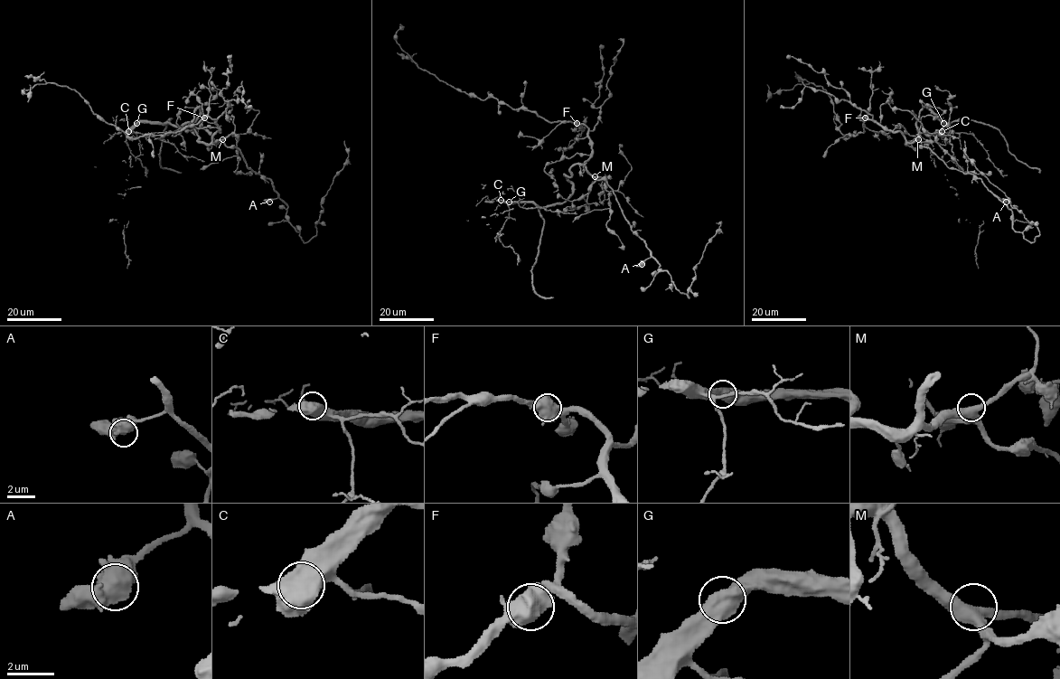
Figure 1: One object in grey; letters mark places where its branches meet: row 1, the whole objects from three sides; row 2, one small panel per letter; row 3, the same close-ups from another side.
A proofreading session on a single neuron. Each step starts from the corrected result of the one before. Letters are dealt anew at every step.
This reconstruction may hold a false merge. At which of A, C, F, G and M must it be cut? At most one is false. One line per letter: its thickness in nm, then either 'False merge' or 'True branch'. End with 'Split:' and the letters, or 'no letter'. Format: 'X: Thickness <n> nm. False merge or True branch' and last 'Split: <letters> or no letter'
A: Thickness 650 nm. True branch
C: Thickness 500 nm. True branch
F: Thickness 700 nm. True branch
G: Thickness 650 nm. True branch
M: Thickness 440 nm. True branch
Split: no letter

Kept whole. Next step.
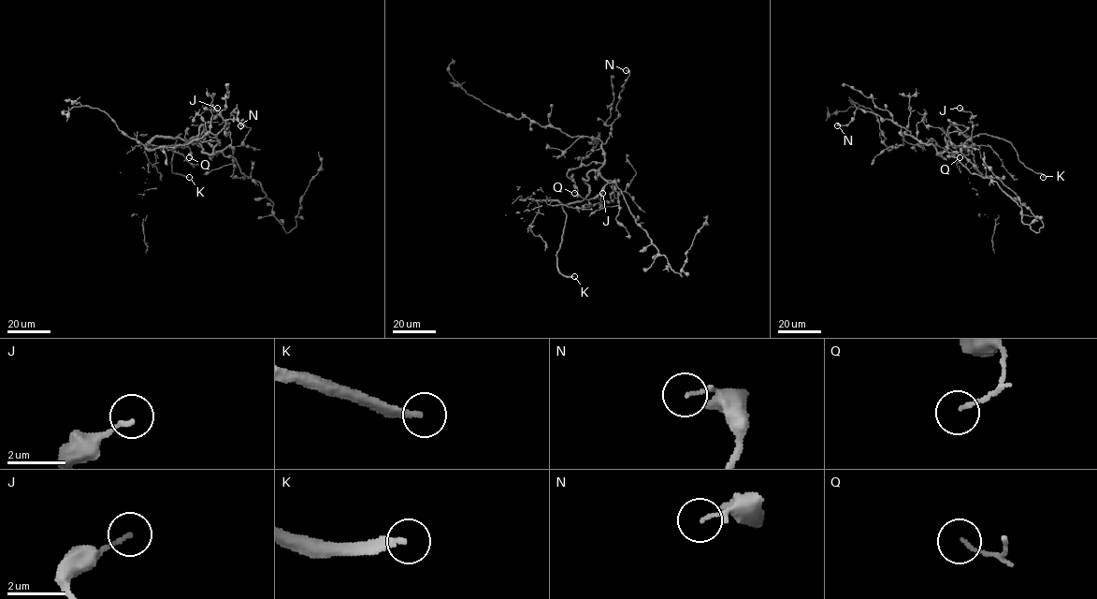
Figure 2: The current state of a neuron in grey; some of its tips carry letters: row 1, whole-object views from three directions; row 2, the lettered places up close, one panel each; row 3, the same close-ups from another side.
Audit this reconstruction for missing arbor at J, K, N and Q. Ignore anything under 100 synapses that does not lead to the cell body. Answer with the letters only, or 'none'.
K

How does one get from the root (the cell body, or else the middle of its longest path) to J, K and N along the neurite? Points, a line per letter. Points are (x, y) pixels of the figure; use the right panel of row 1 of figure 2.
J: (948, 153), (959, 153), (971, 137), (972, 114), (959, 108)
K: (948, 153), (937, 153), (955, 125), (970, 139), (987, 134), (1007, 140), (1017, 159), (1043, 177)
N: (948, 153), (939, 153), (931, 144), (919, 143), (903, 127), (860, 109), (856, 109), (847, 124), (837, 125)

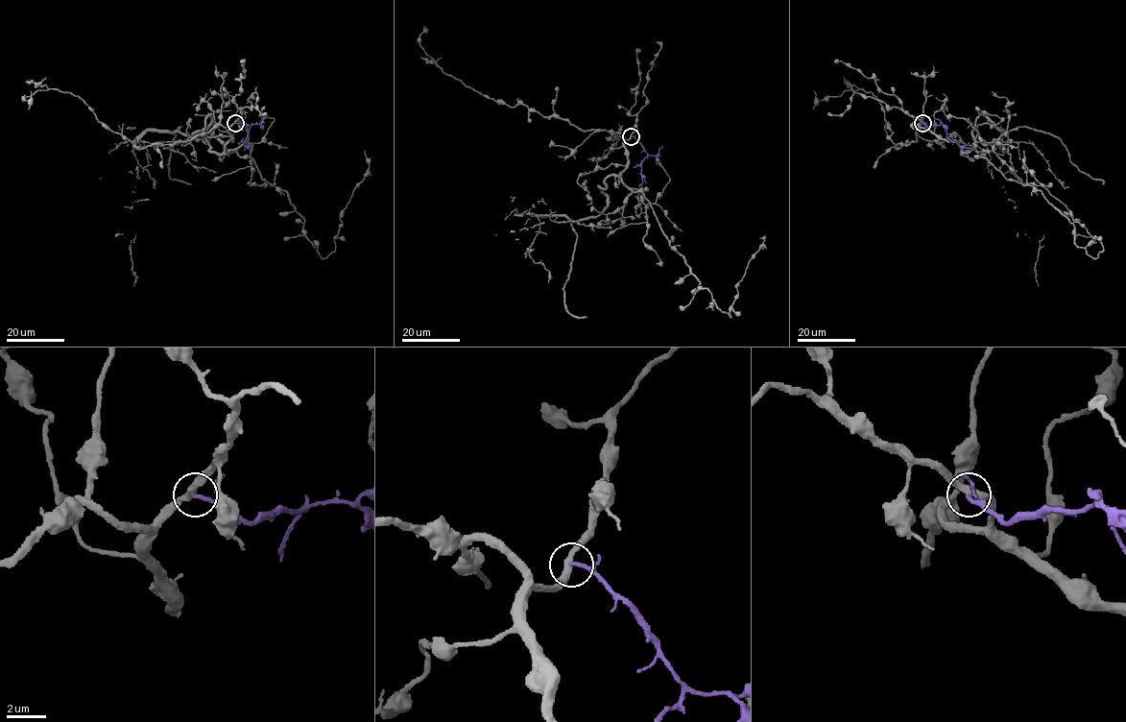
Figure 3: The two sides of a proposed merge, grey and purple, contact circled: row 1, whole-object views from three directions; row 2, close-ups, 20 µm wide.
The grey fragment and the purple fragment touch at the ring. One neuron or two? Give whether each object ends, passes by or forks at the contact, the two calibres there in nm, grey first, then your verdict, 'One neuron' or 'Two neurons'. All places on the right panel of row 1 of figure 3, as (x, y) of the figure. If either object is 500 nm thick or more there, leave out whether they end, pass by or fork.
At the ring grey passes by. At the ring purple ends. Thickness 360 nm (grey) against 200 nm. Two neurons

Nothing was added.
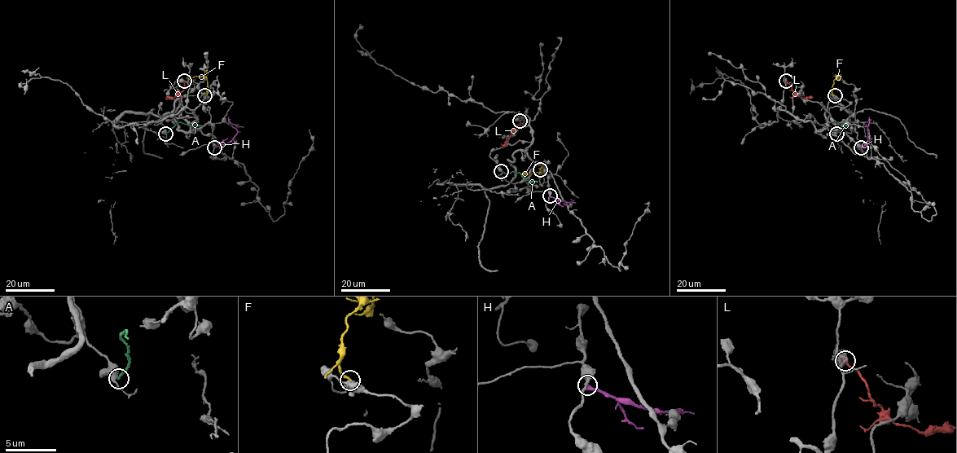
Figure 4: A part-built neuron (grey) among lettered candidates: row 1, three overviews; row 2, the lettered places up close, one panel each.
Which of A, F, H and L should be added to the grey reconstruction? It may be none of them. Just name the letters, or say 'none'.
none

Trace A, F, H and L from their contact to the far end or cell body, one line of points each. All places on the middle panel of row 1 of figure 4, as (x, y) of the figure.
A: (501, 171), (519, 173), (524, 178), (537, 182)
F: (540, 169), (542, 167), (539, 173), (523, 175)
H: (550, 195), (572, 202), (563, 204)
L: (520, 120), (520, 125), (511, 132), (509, 139), (503, 145), (501, 143)

